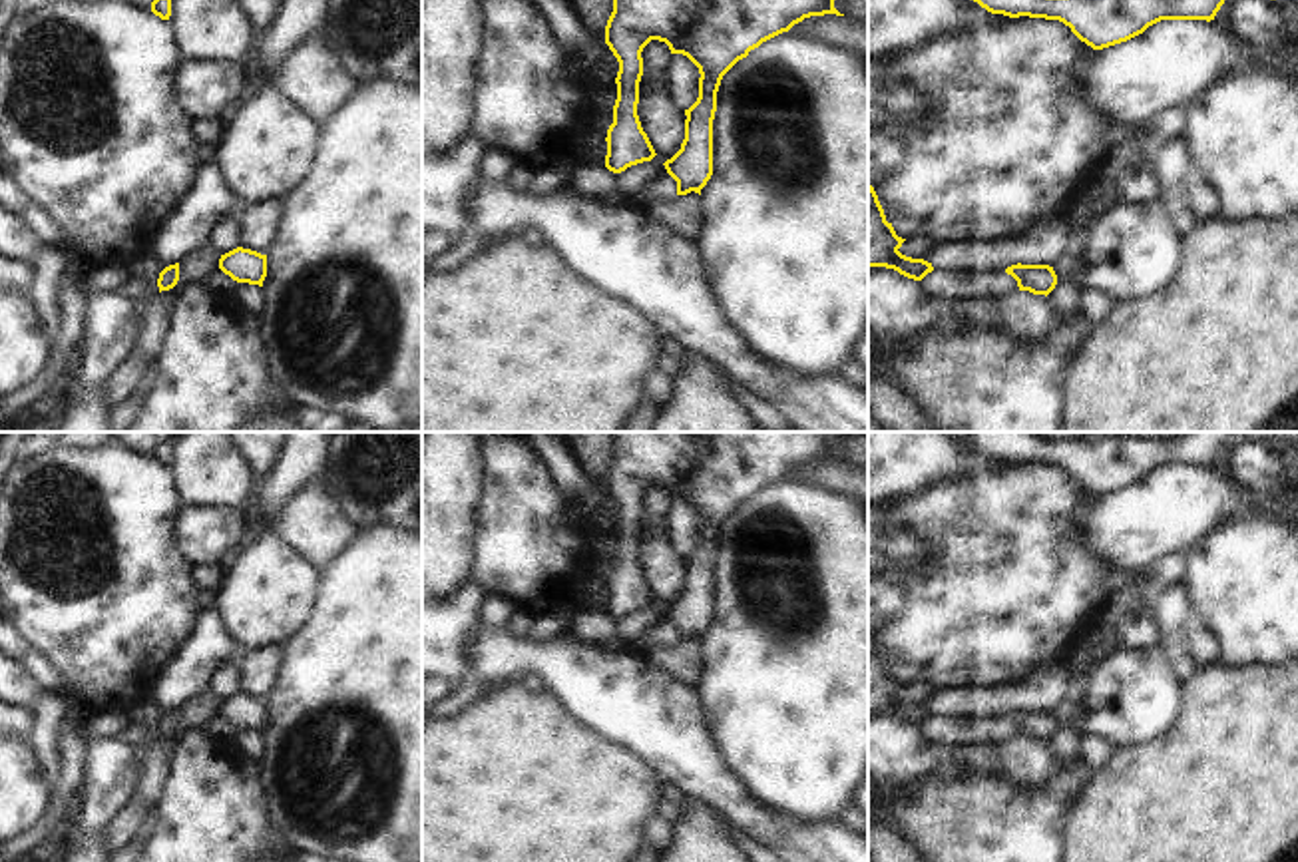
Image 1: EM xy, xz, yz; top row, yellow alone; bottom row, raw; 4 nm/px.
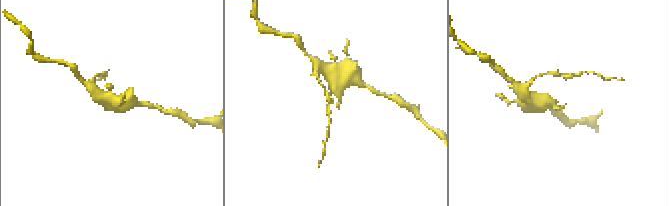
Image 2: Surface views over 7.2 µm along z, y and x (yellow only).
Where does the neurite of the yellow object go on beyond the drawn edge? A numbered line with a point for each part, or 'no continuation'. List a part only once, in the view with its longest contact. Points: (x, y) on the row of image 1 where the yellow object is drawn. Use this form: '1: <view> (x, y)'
no continuation

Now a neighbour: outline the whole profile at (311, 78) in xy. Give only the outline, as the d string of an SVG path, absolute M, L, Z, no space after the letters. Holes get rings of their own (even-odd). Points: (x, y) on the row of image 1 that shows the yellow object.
M321 30L281 62L271 88L323 125L354 94L356 84L340 68Z

